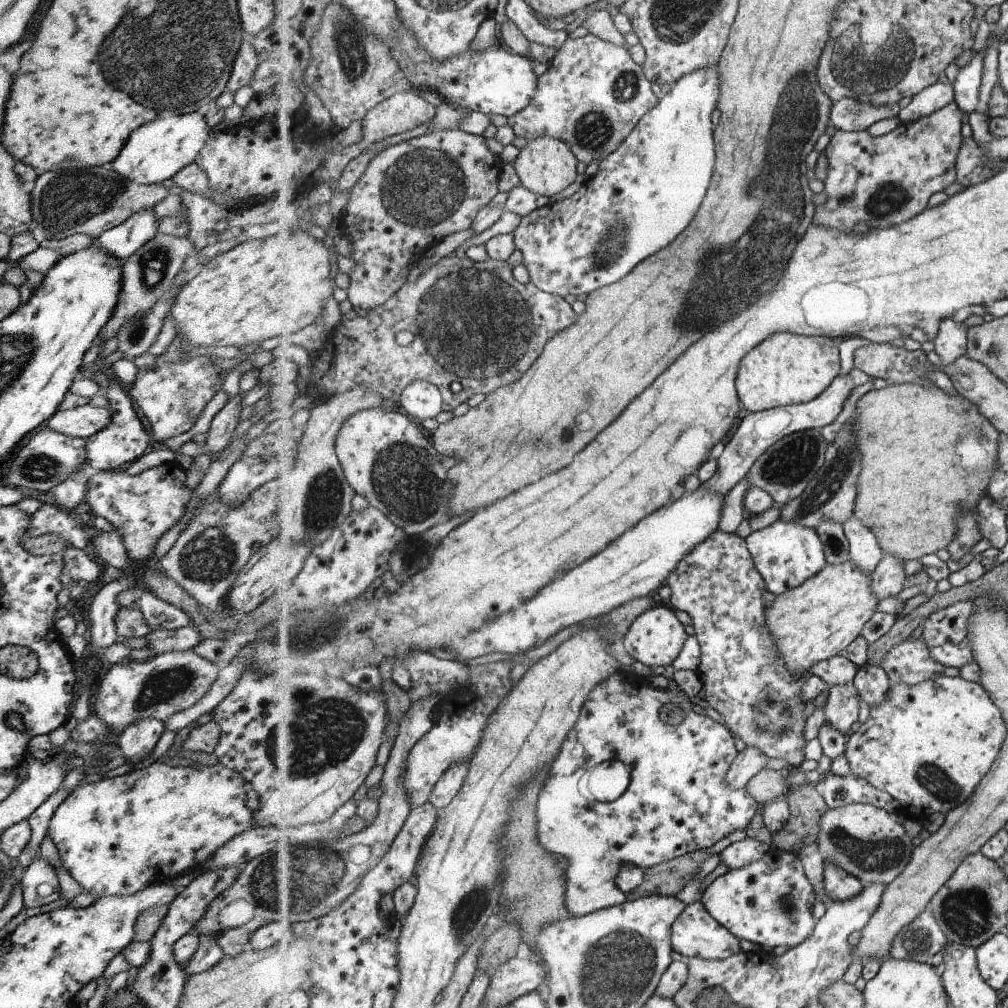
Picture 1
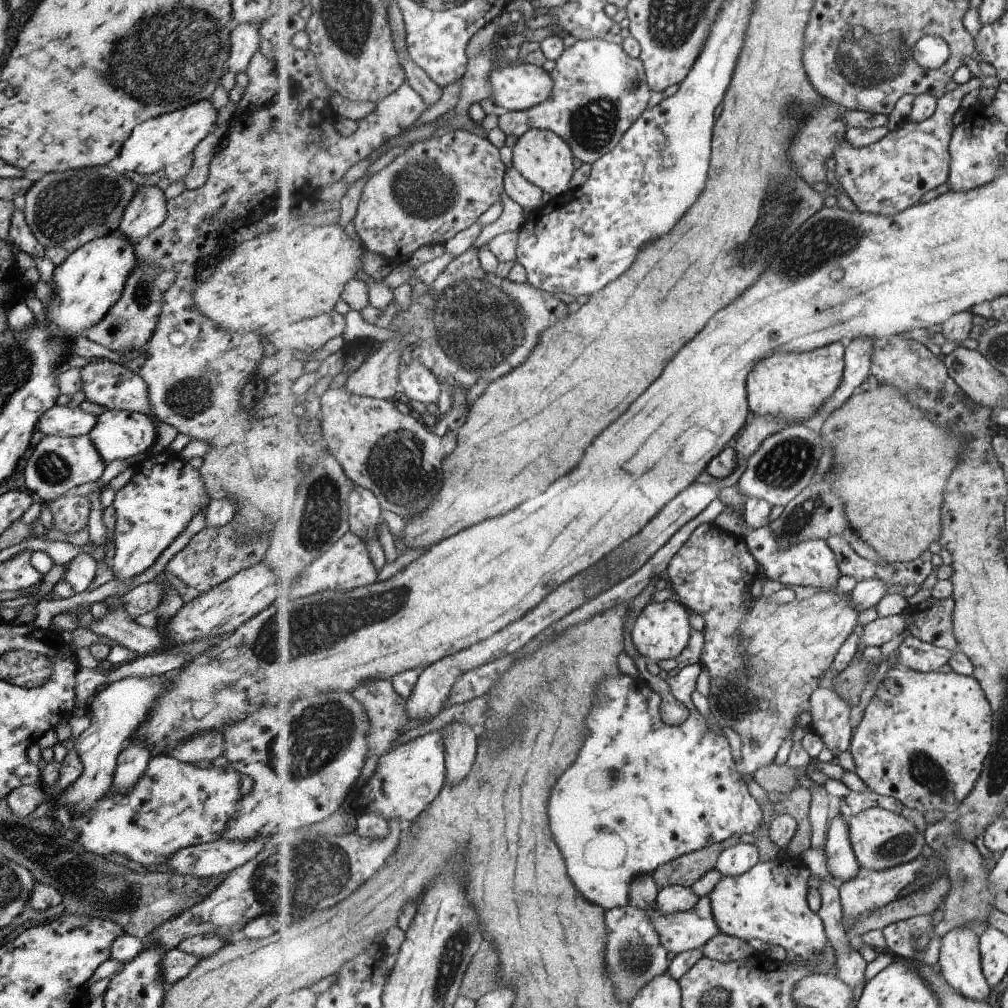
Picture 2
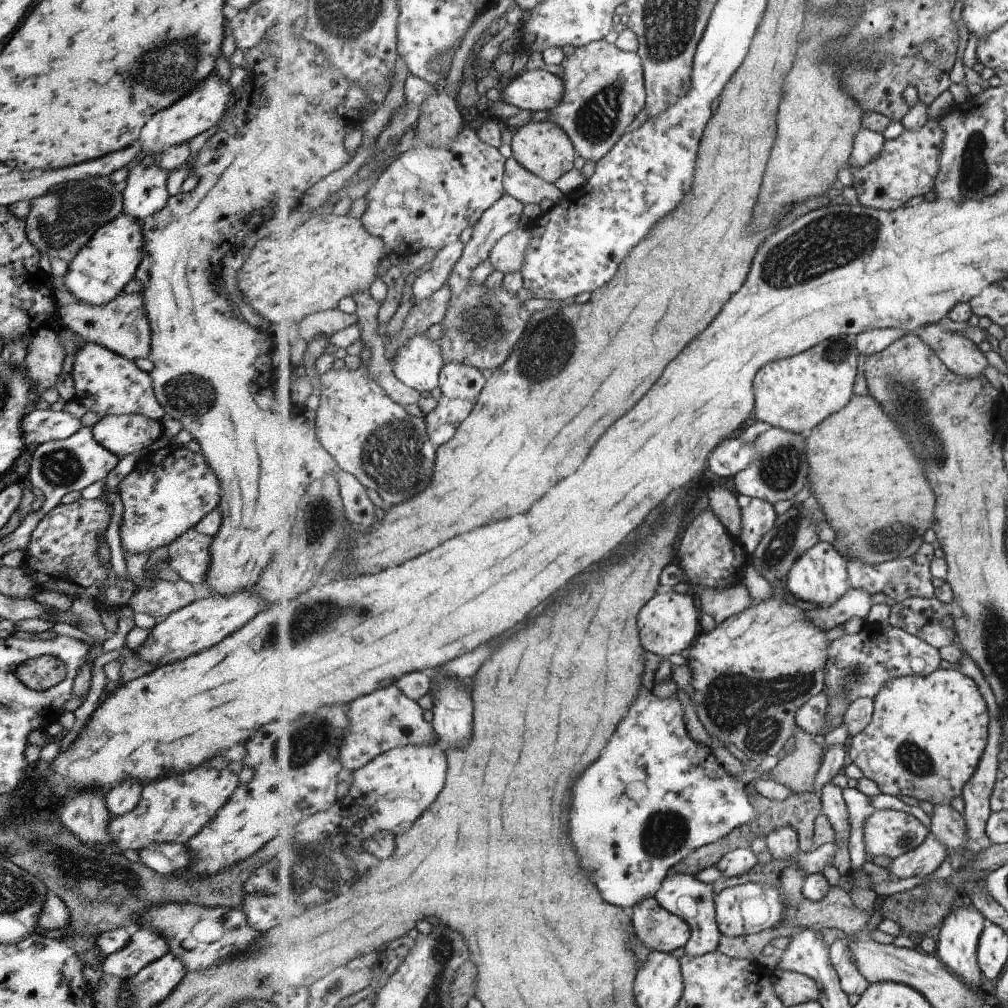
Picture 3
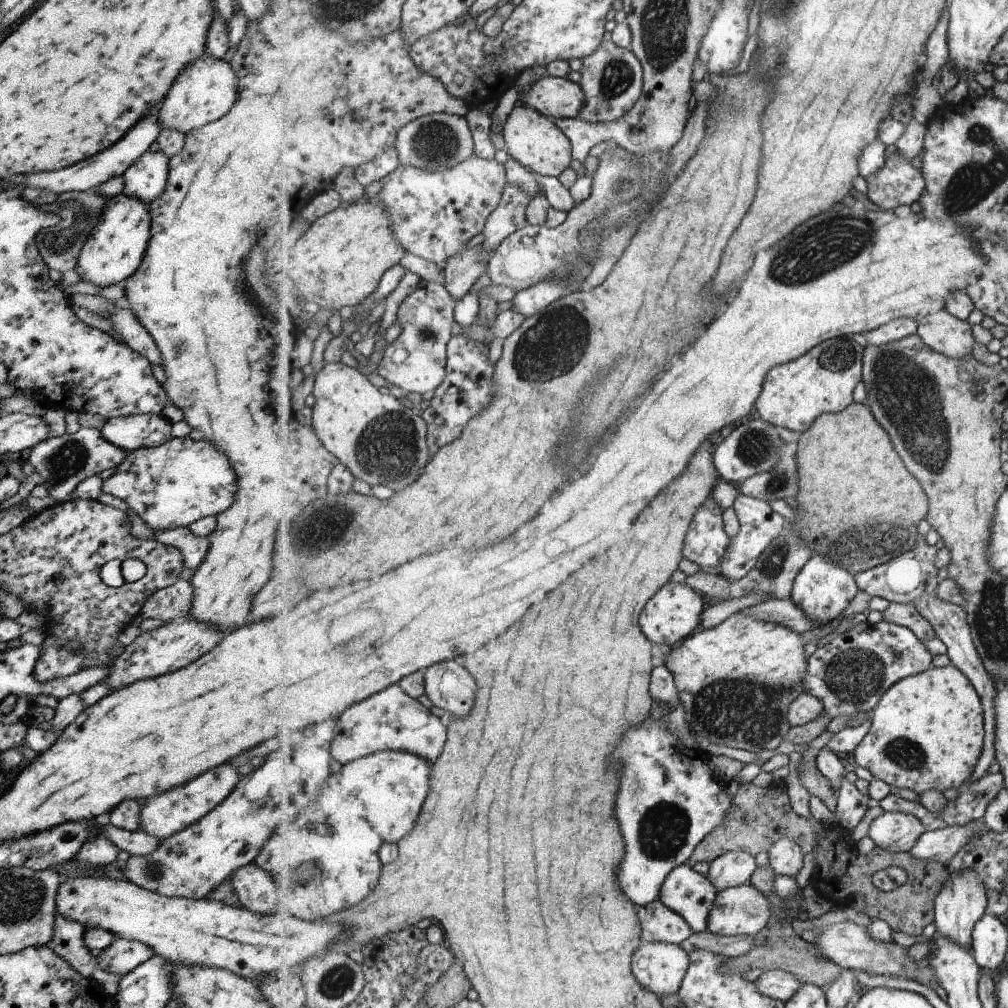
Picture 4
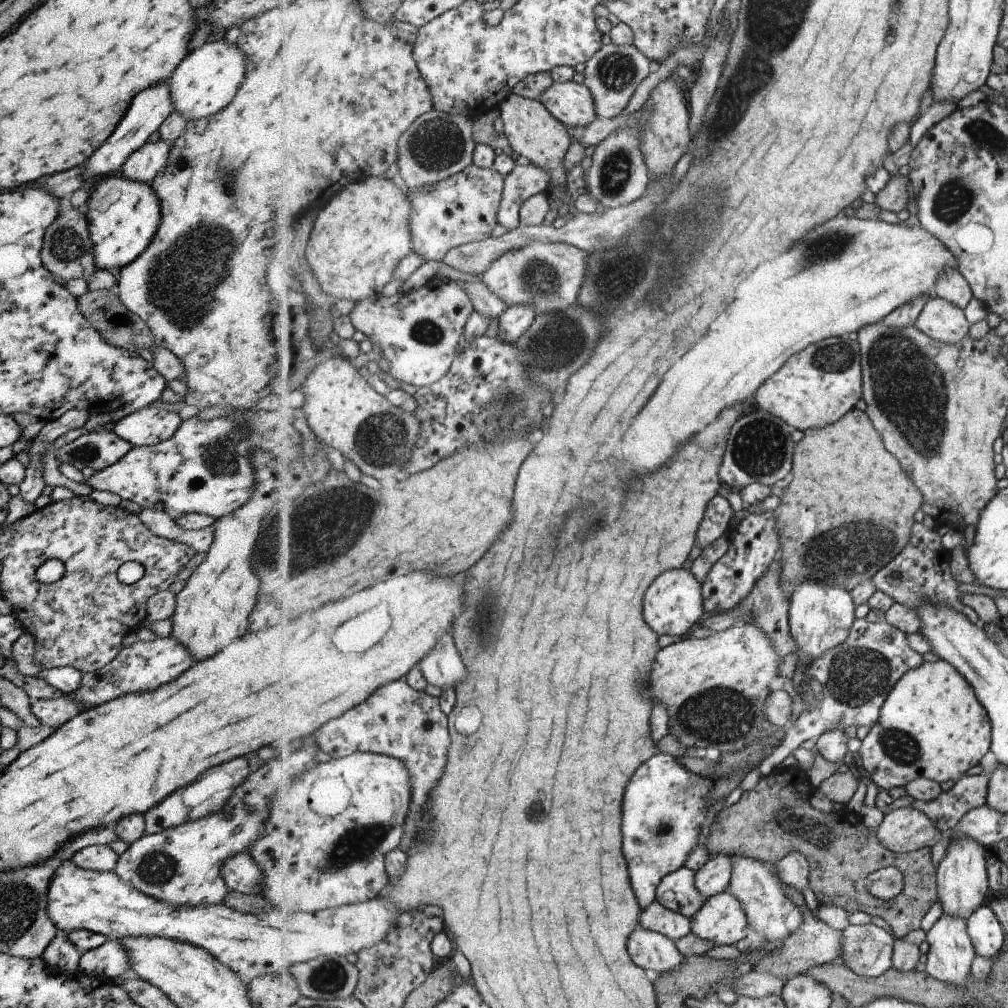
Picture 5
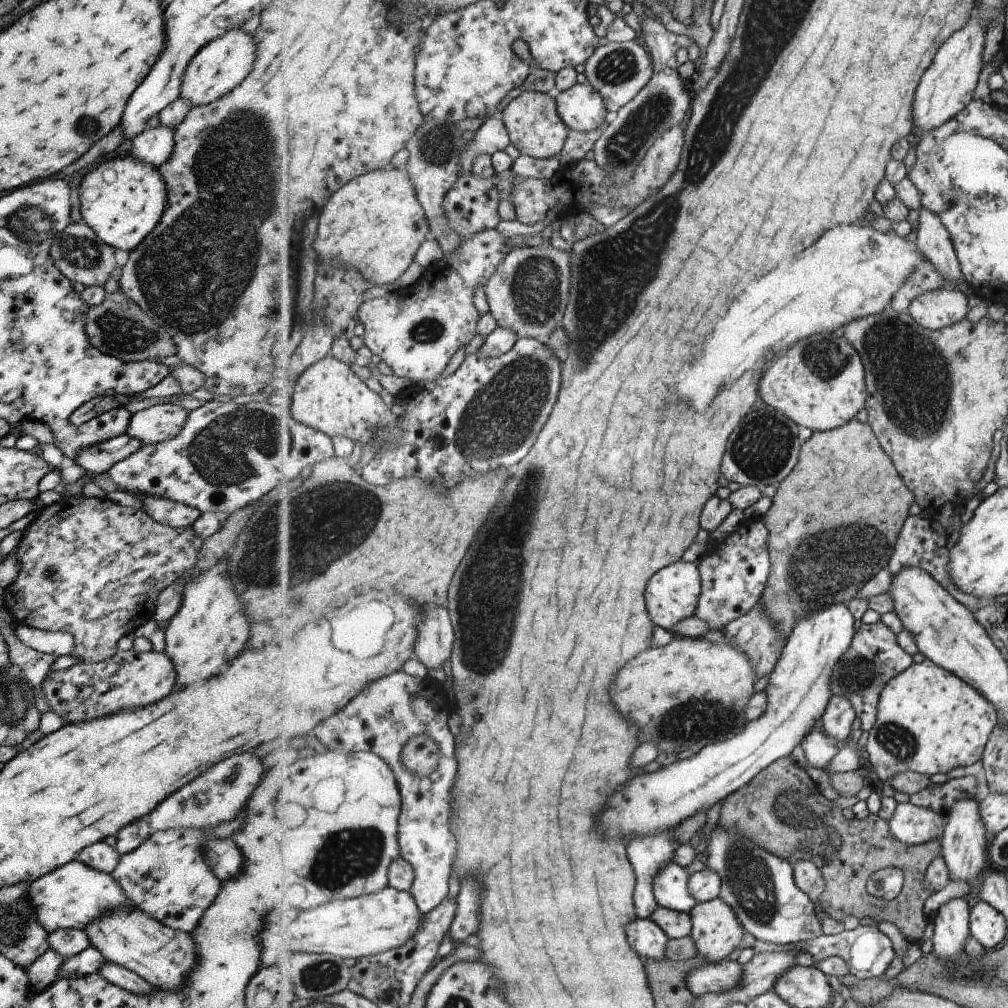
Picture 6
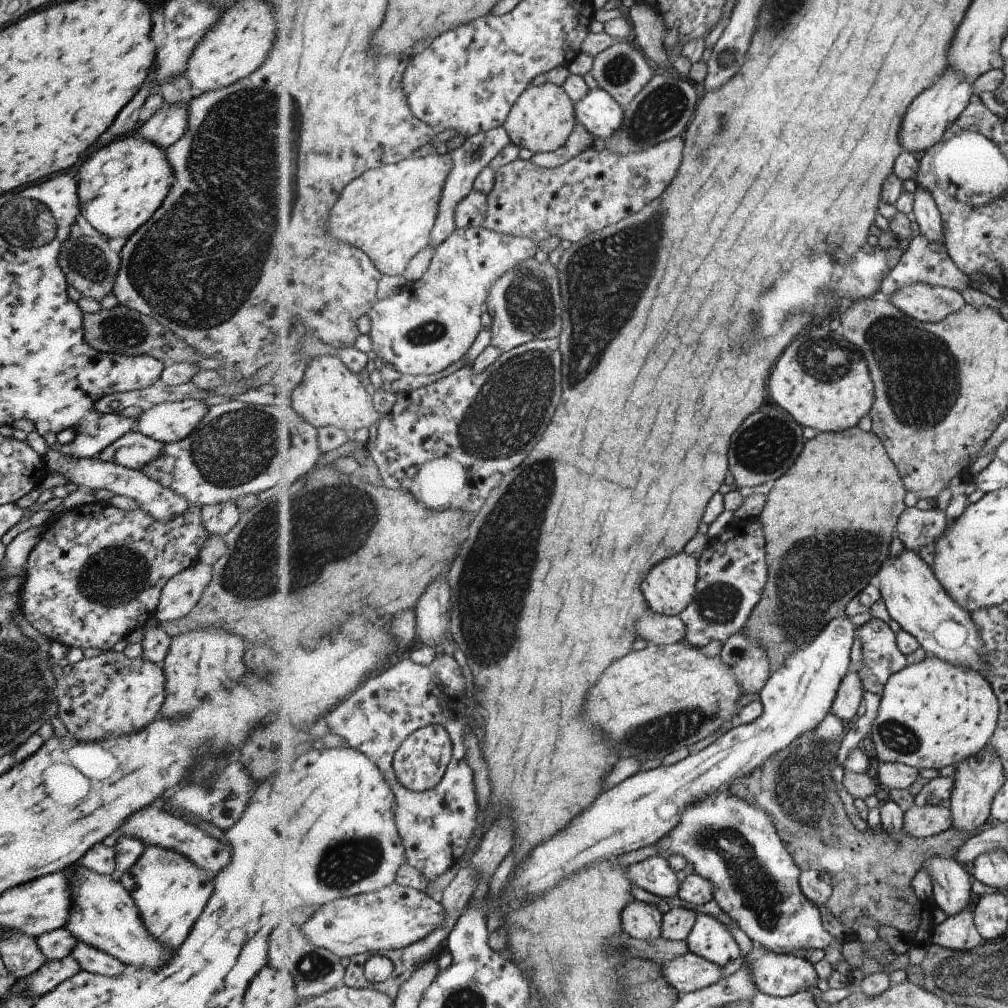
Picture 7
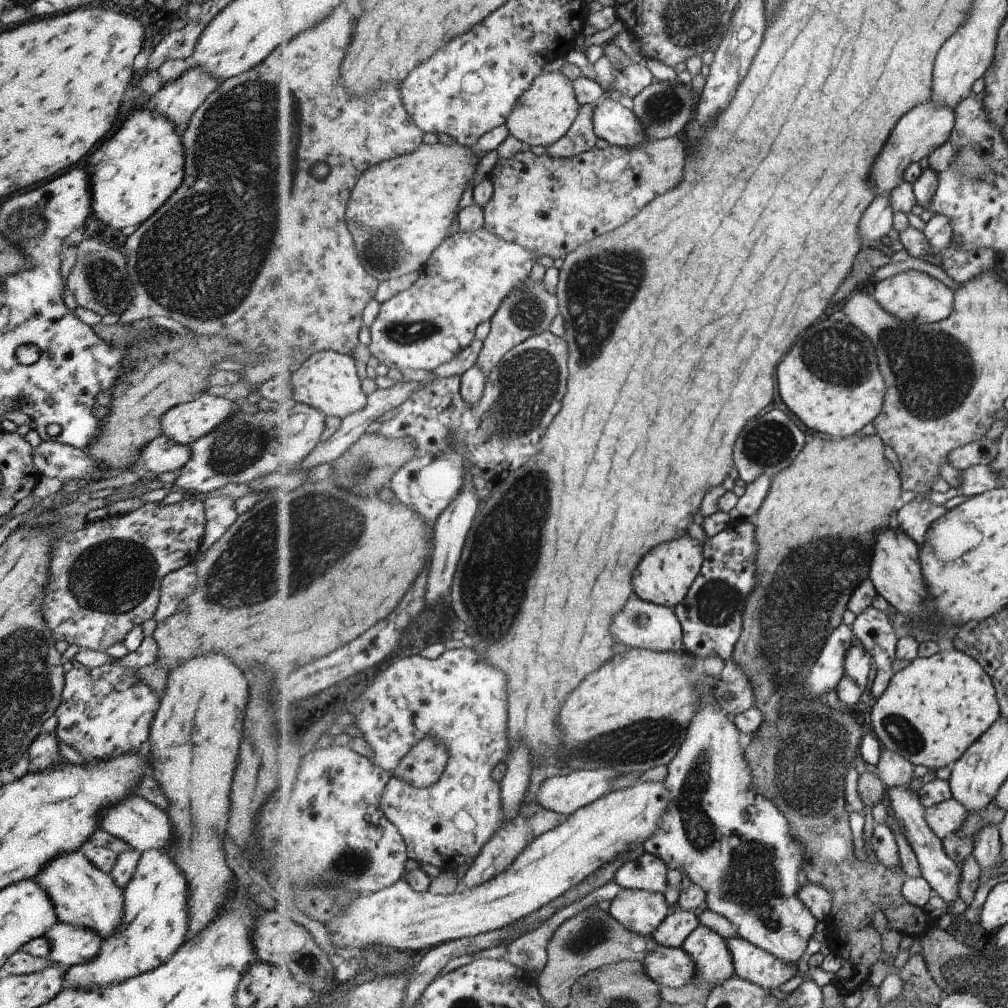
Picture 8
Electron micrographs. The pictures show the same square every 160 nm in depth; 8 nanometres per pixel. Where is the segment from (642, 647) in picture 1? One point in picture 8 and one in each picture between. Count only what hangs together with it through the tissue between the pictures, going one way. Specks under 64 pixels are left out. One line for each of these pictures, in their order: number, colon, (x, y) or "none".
2: (662, 630)
3: (669, 623)
4: (674, 613)
5: (675, 602)
6: (672, 595)
7: (671, 588)
8: (666, 576)

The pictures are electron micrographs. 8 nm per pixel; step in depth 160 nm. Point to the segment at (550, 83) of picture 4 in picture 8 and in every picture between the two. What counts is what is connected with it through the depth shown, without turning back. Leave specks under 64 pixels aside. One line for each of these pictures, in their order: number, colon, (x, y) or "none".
5: (574, 104)
6: (583, 108)
7: (601, 116)
8: (613, 122)

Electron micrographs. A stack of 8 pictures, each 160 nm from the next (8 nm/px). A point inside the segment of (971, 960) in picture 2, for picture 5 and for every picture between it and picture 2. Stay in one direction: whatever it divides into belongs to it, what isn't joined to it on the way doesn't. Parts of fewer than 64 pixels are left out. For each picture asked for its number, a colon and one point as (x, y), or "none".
3: (958, 936)
4: (963, 901)
5: (963, 882)

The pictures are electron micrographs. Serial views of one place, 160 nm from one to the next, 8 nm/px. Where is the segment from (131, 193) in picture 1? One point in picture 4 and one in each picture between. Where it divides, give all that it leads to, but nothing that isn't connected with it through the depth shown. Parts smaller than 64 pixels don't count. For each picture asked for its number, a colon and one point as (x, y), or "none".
2: (67, 210)
3: (58, 224)
4: (78, 211)

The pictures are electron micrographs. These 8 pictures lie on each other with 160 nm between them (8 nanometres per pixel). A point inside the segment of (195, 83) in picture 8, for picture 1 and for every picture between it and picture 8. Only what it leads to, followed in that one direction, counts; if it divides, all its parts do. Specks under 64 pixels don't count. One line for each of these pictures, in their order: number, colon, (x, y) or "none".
1: (121, 241)
2: (145, 210)
3: (143, 192)
4: (145, 177)
5: (145, 162)
6: (153, 146)
7: (165, 127)

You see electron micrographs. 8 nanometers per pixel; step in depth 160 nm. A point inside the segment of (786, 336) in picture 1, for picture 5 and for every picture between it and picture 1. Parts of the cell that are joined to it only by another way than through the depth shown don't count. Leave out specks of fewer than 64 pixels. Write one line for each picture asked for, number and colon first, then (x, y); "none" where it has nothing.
2: (792, 386)
3: (796, 394)
4: (795, 394)
5: (817, 387)

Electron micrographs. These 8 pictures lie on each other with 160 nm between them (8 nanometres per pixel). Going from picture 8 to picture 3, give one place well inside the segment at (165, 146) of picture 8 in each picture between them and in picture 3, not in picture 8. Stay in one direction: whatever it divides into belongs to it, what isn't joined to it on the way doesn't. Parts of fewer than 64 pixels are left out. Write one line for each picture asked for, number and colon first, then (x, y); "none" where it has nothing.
3: (98, 272)
4: (113, 250)
5: (122, 215)
6: (121, 199)
7: (120, 186)

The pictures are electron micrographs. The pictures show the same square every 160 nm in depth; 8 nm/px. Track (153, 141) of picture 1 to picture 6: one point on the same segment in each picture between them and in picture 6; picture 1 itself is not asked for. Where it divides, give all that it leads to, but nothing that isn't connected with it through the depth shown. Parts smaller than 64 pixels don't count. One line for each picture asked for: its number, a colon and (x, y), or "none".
2: (162, 140)
3: (202, 107)
4: (204, 90)
5: (205, 80)
6: (217, 67)

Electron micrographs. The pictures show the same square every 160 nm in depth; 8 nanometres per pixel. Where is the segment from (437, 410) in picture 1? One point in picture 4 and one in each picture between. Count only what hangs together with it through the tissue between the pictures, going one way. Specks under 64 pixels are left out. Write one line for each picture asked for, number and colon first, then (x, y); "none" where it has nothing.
2: (417, 381)
3: (418, 364)
4: (417, 362)

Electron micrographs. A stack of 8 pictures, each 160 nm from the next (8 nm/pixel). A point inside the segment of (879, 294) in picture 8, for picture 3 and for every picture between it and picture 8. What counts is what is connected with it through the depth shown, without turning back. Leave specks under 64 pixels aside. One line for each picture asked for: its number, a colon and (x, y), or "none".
3: (959, 353)
4: (944, 332)
5: (942, 320)
6: (934, 310)
7: (932, 304)

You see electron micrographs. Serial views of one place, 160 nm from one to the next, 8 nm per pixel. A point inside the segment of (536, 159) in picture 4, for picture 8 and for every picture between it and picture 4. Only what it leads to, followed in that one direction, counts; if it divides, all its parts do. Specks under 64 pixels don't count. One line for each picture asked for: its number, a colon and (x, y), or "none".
5: (533, 131)
6: (536, 128)
7: (542, 121)
8: (548, 110)

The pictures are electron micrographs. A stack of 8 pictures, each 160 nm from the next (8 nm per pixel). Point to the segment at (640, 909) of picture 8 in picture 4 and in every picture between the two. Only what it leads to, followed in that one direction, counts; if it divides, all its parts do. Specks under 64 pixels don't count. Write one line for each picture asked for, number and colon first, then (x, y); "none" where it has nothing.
4: (661, 967)
5: (655, 952)
6: (649, 939)
7: (642, 921)

